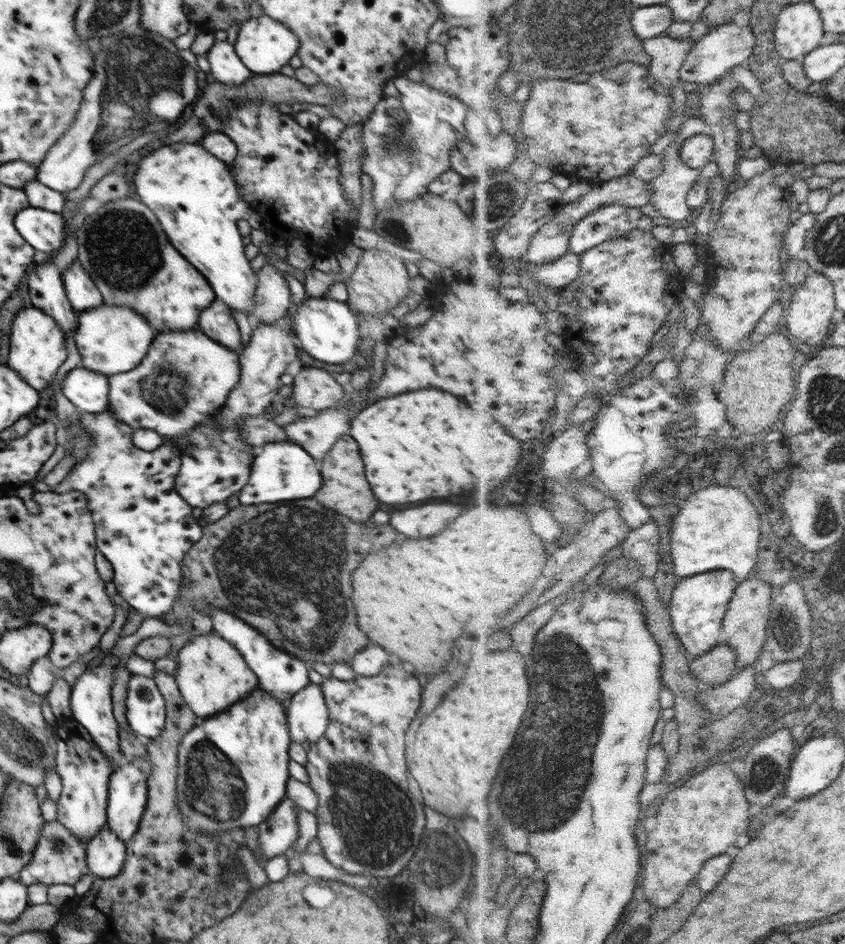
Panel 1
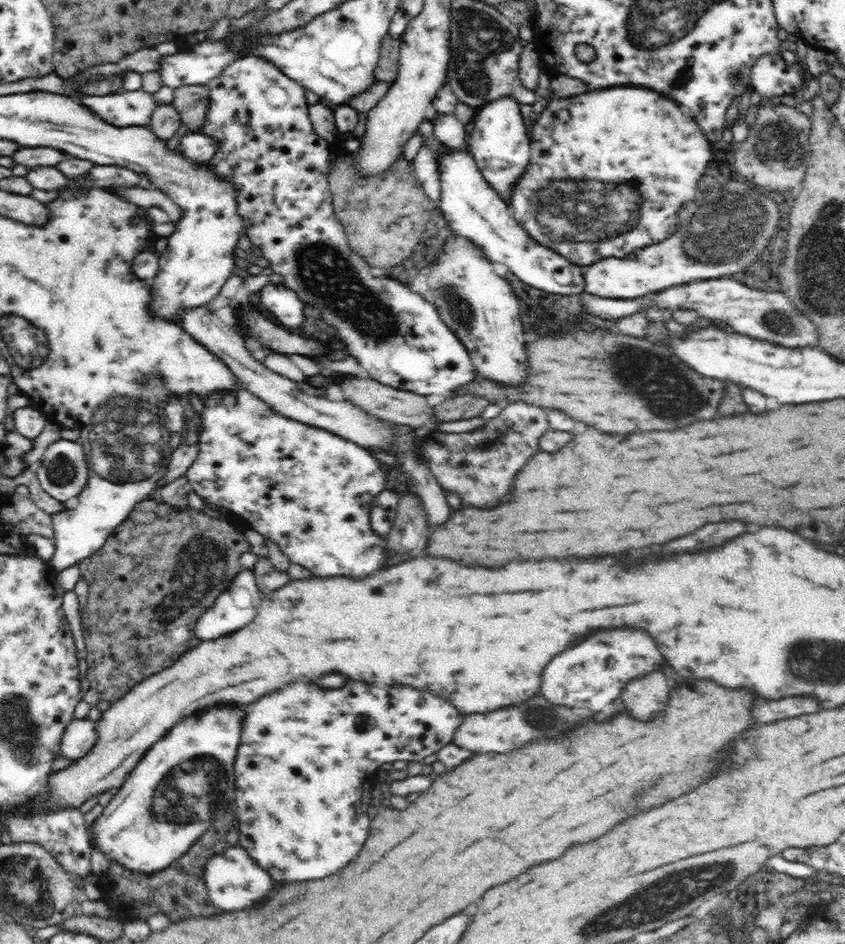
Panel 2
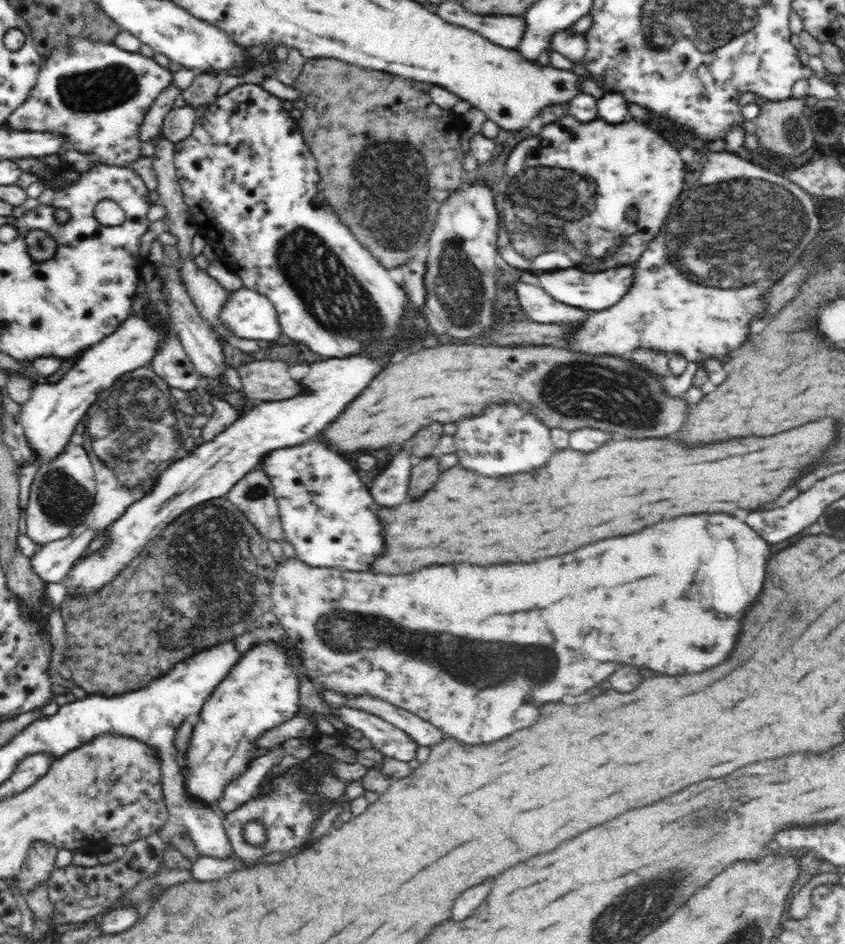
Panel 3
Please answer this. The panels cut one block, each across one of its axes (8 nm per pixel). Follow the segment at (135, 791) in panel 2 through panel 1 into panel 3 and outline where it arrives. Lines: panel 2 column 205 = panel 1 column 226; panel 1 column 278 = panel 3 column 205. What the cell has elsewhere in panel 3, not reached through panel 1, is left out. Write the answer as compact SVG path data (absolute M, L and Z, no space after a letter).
M274 641L256 643L245 652L236 666L231 668L227 678L216 686L209 700L204 704L198 716L193 718L193 731L190 740L190 747L186 752L184 773L184 785L186 791L200 799L206 806L211 807L218 802L226 785L238 778L249 767L251 756L258 747L256 740L264 734L280 726L282 722L294 718L299 712L300 682L296 672L292 670L290 656L296 654L294 646L290 644L277 644Z

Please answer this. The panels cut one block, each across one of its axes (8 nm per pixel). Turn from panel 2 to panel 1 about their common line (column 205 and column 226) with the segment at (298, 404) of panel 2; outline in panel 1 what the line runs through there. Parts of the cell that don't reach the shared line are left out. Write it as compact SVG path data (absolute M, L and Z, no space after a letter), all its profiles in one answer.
M216 299L200 311L200 330L213 341L240 352L243 350L241 334L234 313L228 305Z

